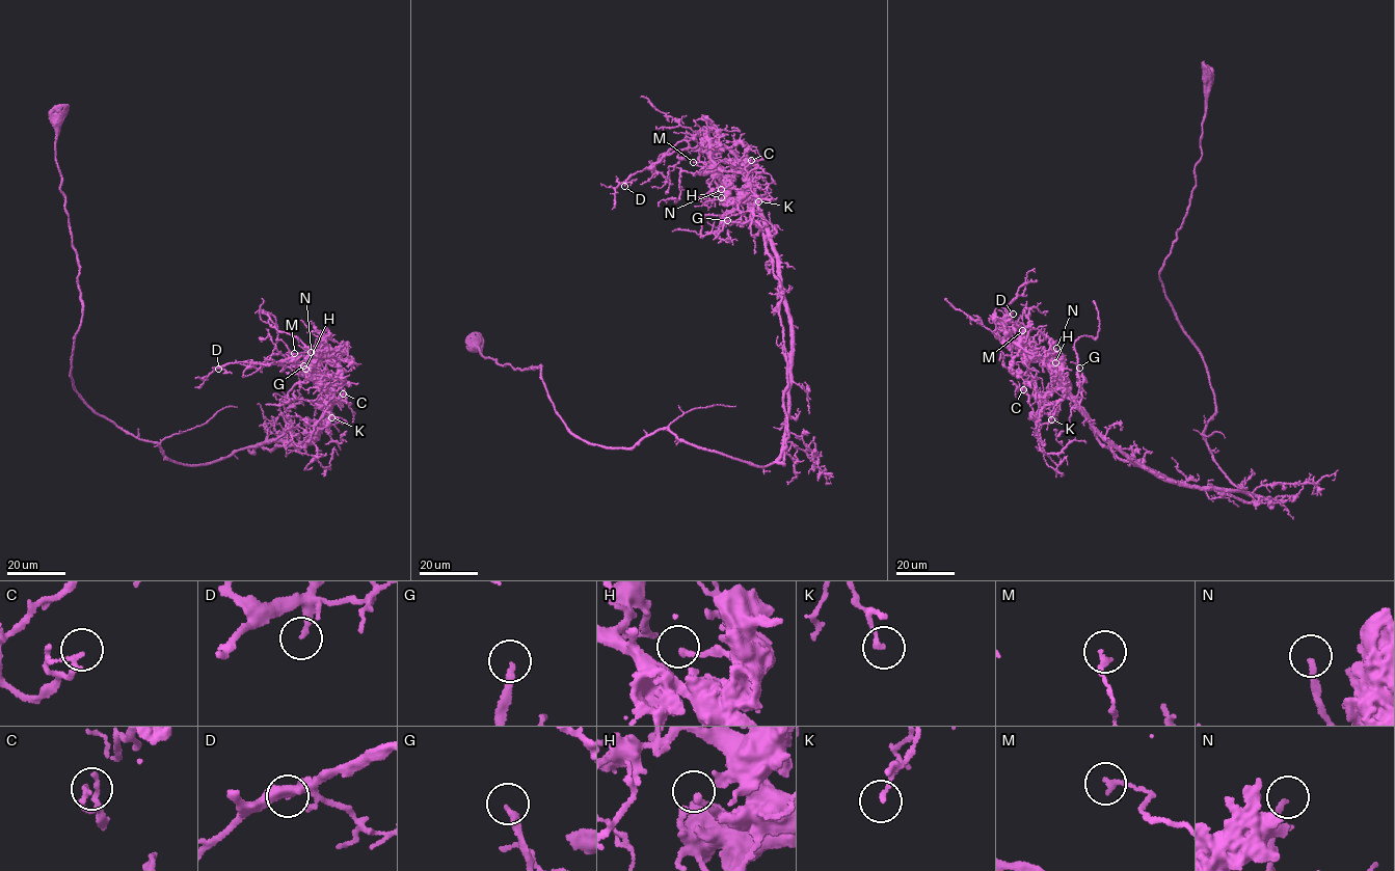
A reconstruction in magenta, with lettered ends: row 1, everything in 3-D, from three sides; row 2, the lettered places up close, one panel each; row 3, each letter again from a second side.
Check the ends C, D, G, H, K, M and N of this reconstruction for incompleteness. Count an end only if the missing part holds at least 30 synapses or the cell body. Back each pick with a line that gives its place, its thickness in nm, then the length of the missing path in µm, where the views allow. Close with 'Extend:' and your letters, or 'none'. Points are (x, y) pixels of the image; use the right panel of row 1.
G: at (1079, 368); 240 nm thick; about 7 µm are missing
Extend: G

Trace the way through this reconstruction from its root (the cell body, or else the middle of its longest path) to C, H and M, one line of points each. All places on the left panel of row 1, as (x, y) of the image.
C: (58, 117), (84, 402), (198, 465), (310, 444), (334, 380), (343, 393)
H: (58, 117), (82, 312), (70, 375), (84, 402), (199, 465), (313, 443), (333, 392), (305, 369)
M: (58, 117), (82, 312), (70, 375), (84, 402), (185, 464), (310, 444), (333, 392), (294, 353)

